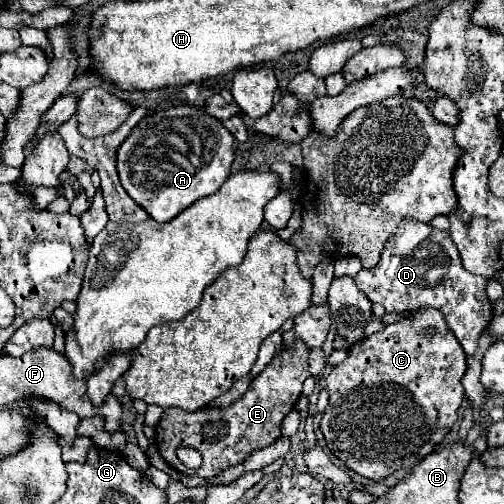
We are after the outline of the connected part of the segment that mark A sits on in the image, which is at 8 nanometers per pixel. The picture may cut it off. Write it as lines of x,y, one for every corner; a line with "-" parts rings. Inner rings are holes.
173,106
145,116
117,150
117,170
127,194
155,220
169,222
193,202
217,192
233,164
235,138
197,106

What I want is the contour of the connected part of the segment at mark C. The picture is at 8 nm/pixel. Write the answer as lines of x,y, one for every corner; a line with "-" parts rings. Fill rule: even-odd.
419,308
411,320
389,324
383,332
363,338
349,348
347,360
335,366
327,376
331,398
321,418
321,432
327,448
349,470
375,482
391,476
395,470
417,466
439,446
457,420
457,410
465,396
461,386
465,370
467,356
453,332
449,332
441,312
435,308

